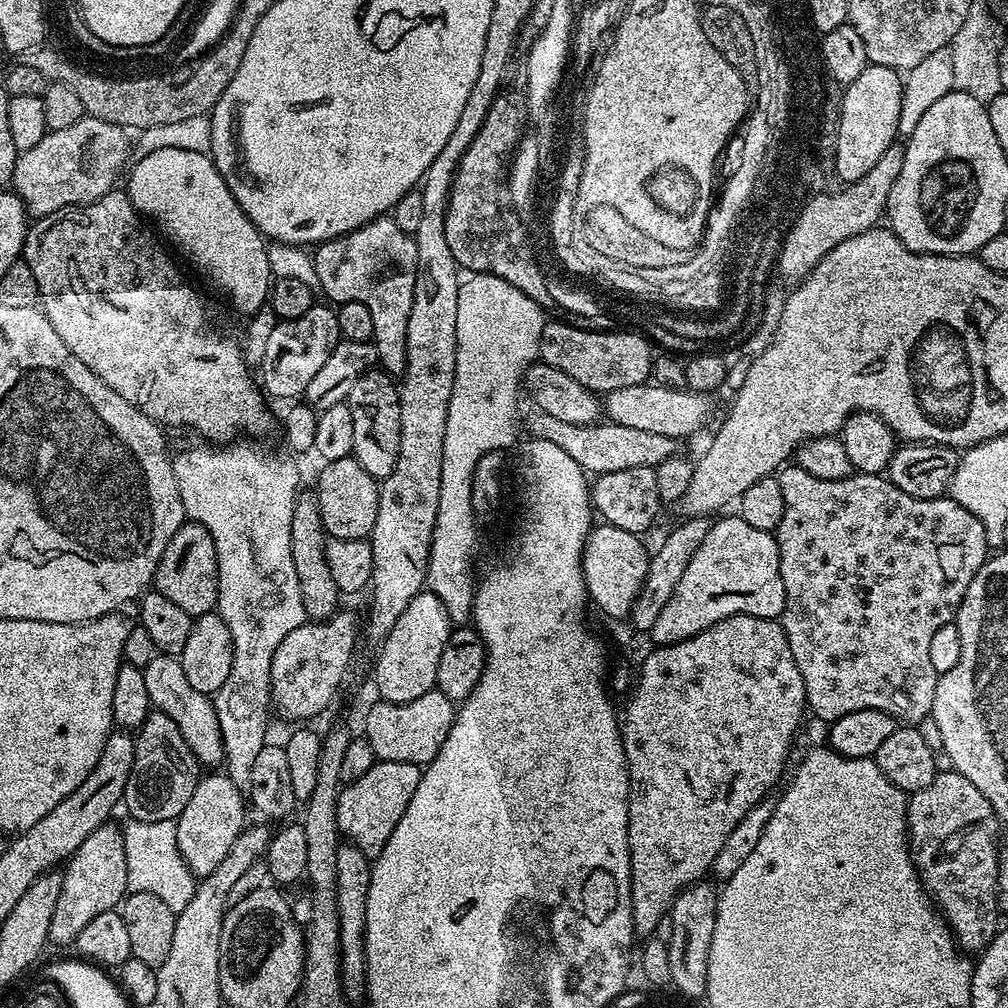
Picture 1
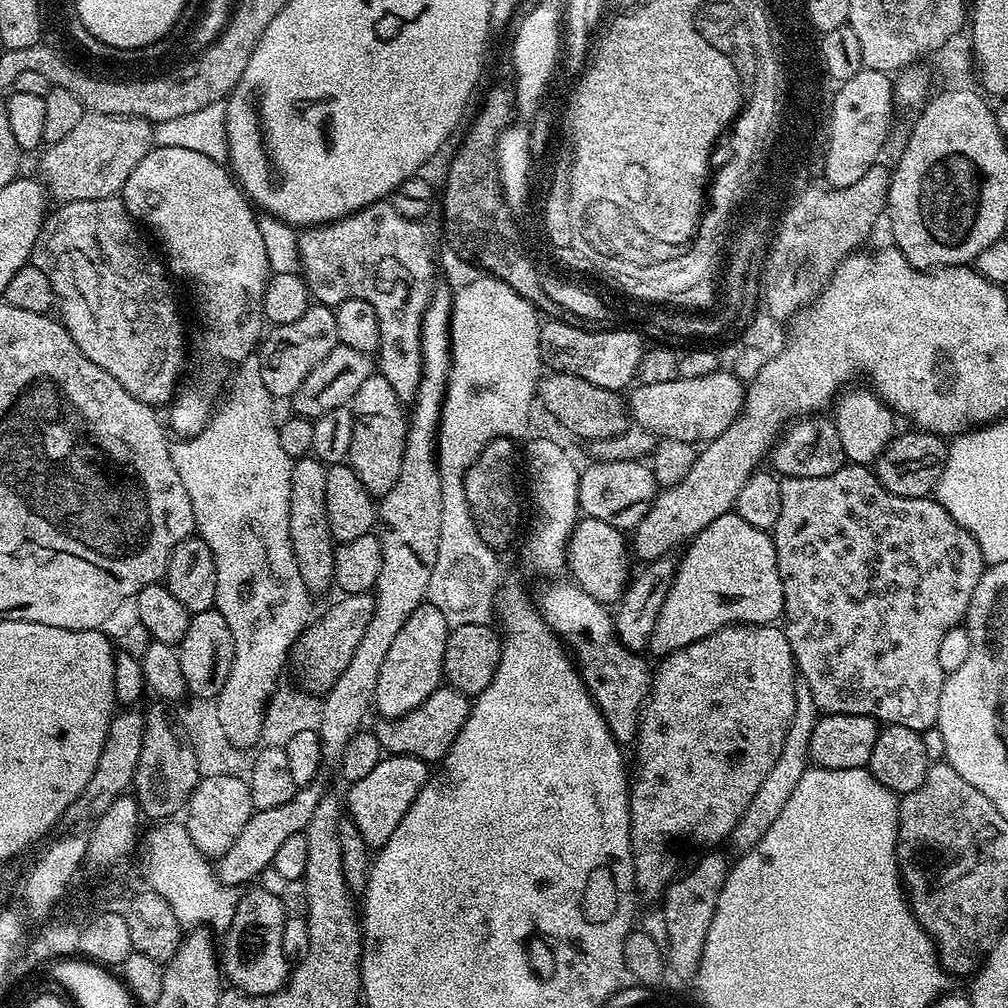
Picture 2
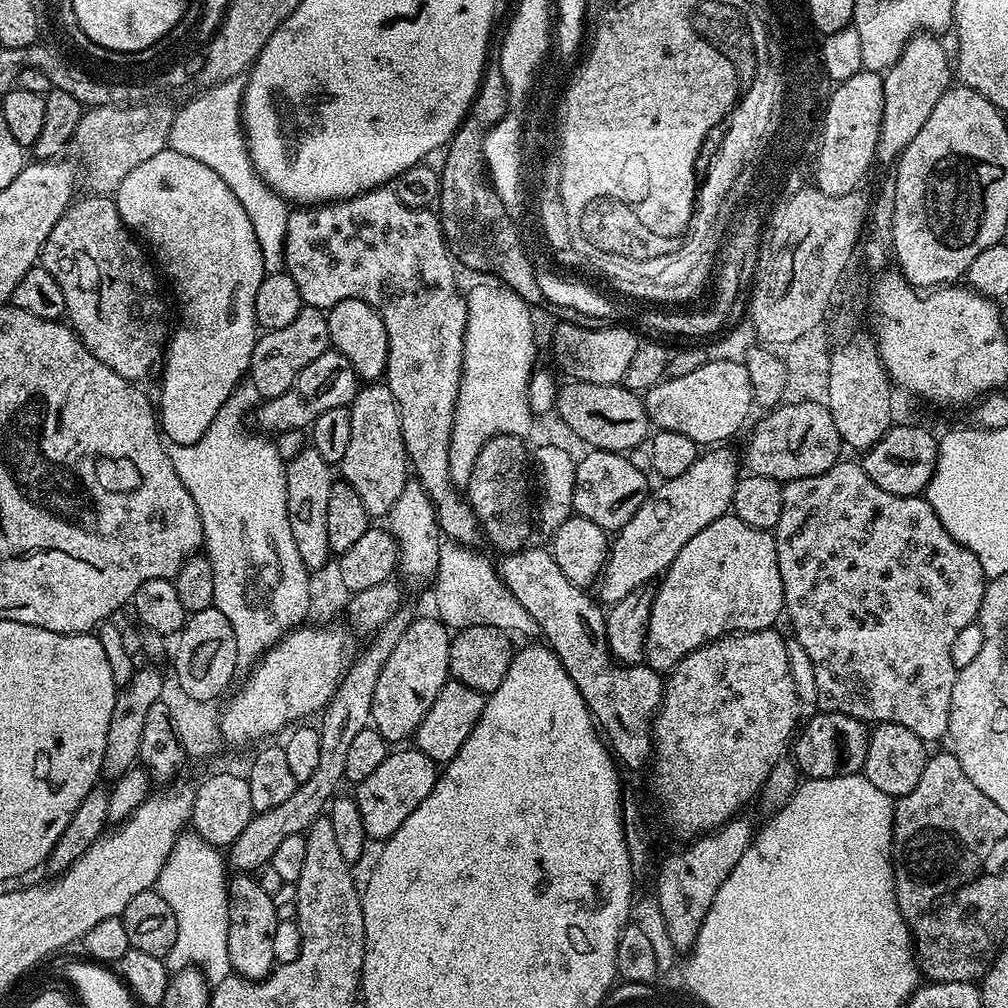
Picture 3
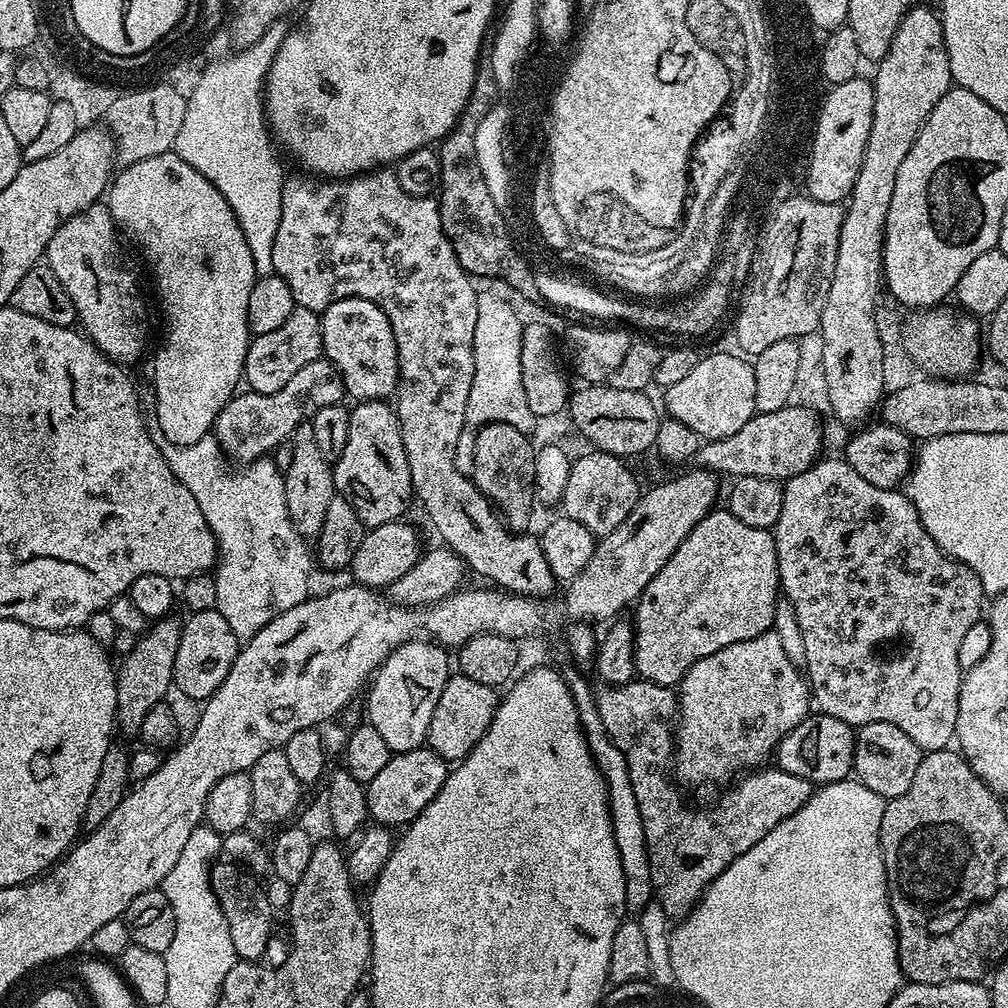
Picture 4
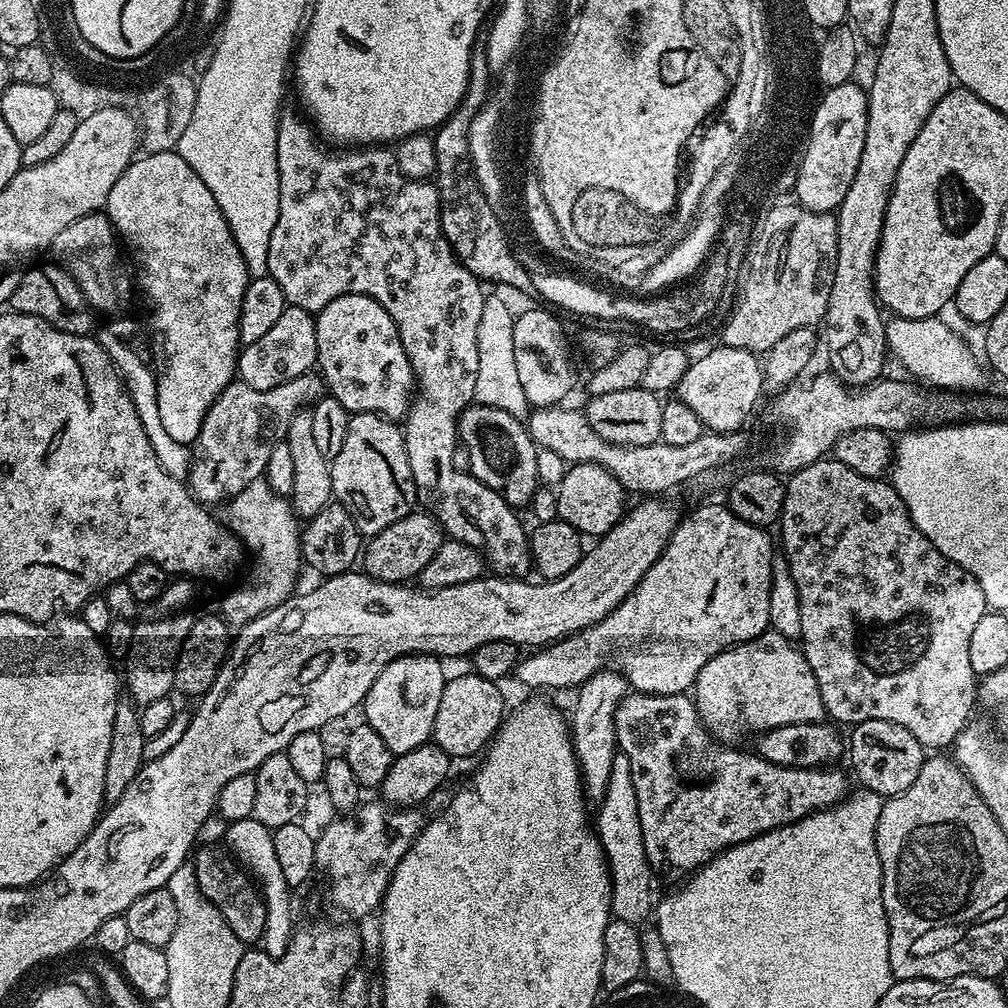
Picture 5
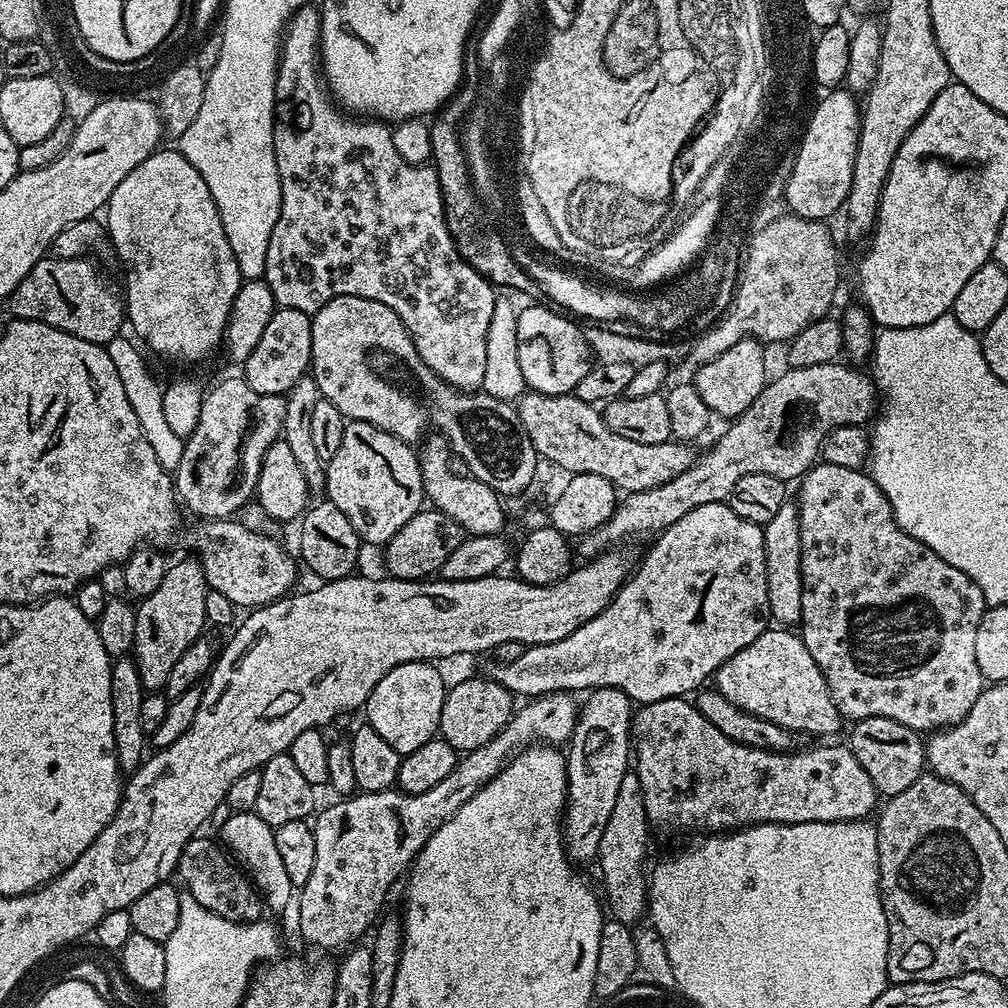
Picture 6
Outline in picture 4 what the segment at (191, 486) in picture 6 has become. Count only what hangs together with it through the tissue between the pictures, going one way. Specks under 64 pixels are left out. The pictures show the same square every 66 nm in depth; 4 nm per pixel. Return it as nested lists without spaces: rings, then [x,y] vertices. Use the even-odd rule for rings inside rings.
[[[321,358],[302,366],[302,370],[298,370],[298,374],[294,374],[294,378],[274,394],[244,390],[233,396],[218,414],[214,435],[233,461],[240,460],[236,462],[241,465],[250,464],[275,453],[276,447],[285,443],[298,425],[309,423],[318,410],[341,403],[345,396],[344,380],[338,370],[330,361]]]

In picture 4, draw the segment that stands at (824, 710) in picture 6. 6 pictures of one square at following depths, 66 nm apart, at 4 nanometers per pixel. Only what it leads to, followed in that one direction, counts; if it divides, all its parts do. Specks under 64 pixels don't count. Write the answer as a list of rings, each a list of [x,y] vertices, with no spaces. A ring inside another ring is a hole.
[[[769,630],[758,638],[722,646],[722,650],[698,658],[678,685],[675,779],[681,785],[727,785],[741,774],[767,765],[782,737],[809,715],[810,685],[805,673],[790,662],[776,632]]]

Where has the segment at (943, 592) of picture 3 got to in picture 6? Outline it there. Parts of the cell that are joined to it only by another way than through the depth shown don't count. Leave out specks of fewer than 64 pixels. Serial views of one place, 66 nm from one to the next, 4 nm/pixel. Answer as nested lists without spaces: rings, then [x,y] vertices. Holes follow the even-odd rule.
[[[817,462],[804,473],[798,487],[800,500],[795,501],[795,506],[801,532],[802,576],[802,612],[798,635],[804,639],[806,650],[810,650],[810,658],[818,662],[841,717],[848,719],[849,716],[849,721],[852,722],[871,716],[894,718],[894,722],[902,722],[902,726],[910,726],[910,730],[921,734],[931,734],[962,722],[962,718],[970,714],[970,706],[978,702],[986,687],[982,670],[978,670],[978,658],[974,655],[974,637],[978,635],[978,626],[986,611],[986,601],[980,587],[969,576],[962,574],[958,566],[950,566],[950,562],[938,558],[938,554],[934,554],[930,546],[918,542],[913,536],[906,534],[902,526],[898,526],[886,494],[882,494],[882,490],[872,481],[867,471]]]

